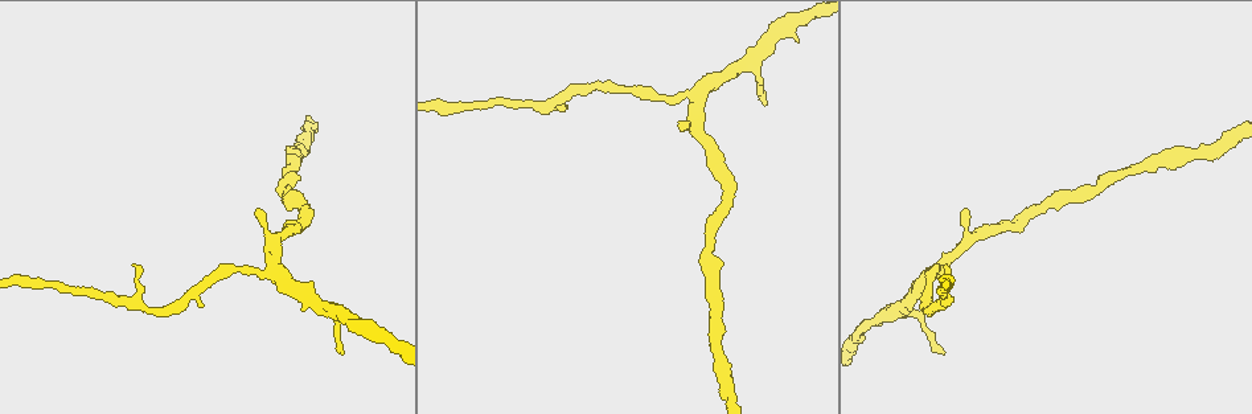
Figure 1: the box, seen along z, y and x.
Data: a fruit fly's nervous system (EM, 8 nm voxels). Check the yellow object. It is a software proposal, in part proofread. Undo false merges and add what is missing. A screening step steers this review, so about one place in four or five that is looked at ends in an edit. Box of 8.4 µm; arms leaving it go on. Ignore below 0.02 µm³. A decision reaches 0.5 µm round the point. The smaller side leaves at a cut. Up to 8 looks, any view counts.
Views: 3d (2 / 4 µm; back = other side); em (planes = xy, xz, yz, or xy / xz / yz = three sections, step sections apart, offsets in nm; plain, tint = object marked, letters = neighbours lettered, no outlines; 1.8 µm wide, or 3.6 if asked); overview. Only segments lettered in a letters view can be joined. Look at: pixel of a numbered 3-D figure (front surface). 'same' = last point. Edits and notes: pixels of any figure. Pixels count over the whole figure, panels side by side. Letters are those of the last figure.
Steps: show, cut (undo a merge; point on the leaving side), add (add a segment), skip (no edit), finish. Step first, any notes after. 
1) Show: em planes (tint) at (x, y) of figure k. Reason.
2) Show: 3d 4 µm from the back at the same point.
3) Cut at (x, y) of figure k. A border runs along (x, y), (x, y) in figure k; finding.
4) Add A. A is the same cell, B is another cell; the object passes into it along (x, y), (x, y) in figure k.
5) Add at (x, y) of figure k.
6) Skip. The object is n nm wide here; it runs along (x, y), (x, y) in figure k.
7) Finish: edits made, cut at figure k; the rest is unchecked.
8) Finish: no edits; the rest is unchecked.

Show: em 3.6 µm planes (letters) at (945, 265) of figure 1. Tapers out.

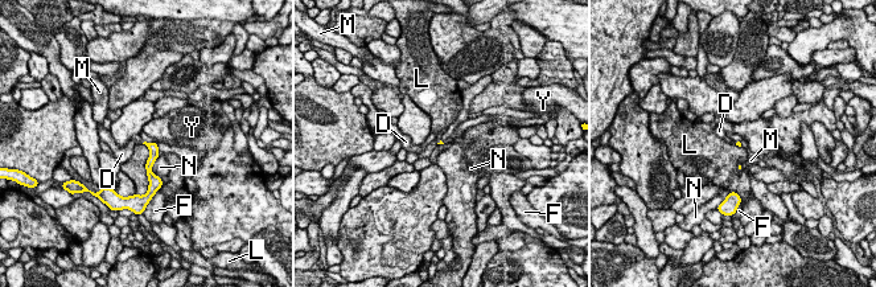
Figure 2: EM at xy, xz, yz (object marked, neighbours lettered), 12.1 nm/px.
Skip. D, F, L, M, N and Y are other cells; no lettered segment goes on from it.

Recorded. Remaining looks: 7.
Show: em planes (letters) at (962, 209) of figure 1. Thin end.

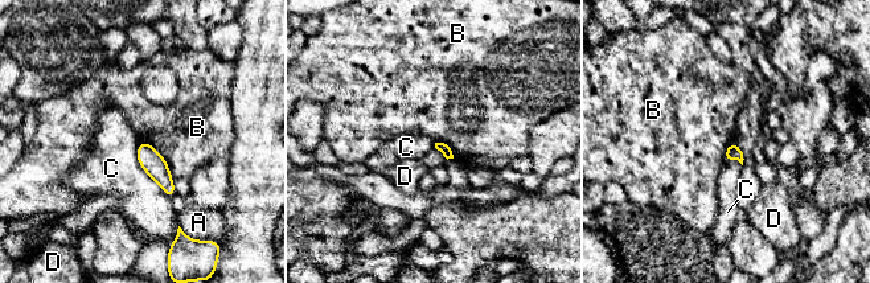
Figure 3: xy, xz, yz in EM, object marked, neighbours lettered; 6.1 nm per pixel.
Skip. A, B, C and D are other cells; none of them fits.

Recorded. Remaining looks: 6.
Show: em yz step 4 (tint) at (763, 102) of figure 1. Thin end.

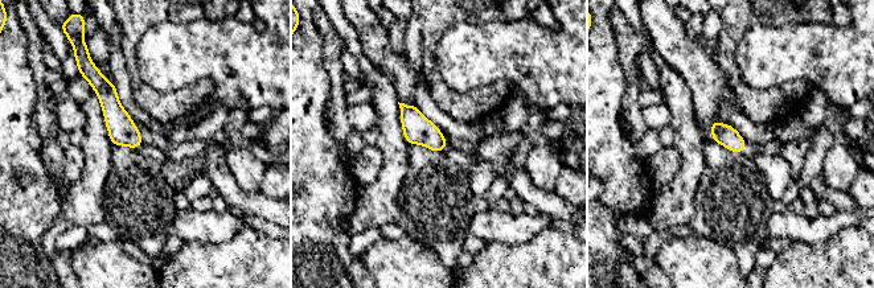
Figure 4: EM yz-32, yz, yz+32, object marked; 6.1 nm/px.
Show: em planes (letters) at the same point.

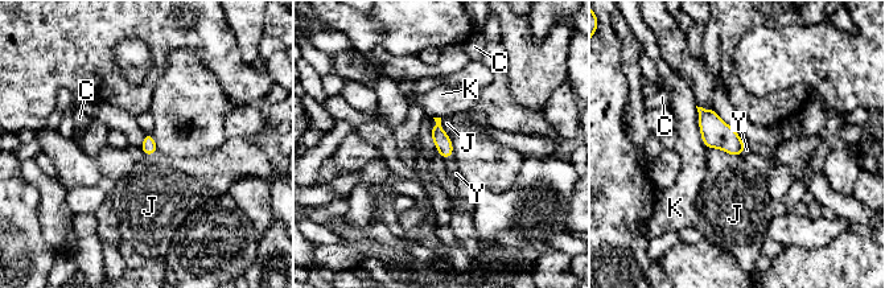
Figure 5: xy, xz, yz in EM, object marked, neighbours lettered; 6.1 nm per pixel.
Add Y. Y is the same cell, C, J and K are other cells; the object passes into it along (443, 142), (445, 157), (451, 164) in figure 5; it goes on there.

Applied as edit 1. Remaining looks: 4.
Finish: edits made, add at figure 5; the rest is unchecked.

